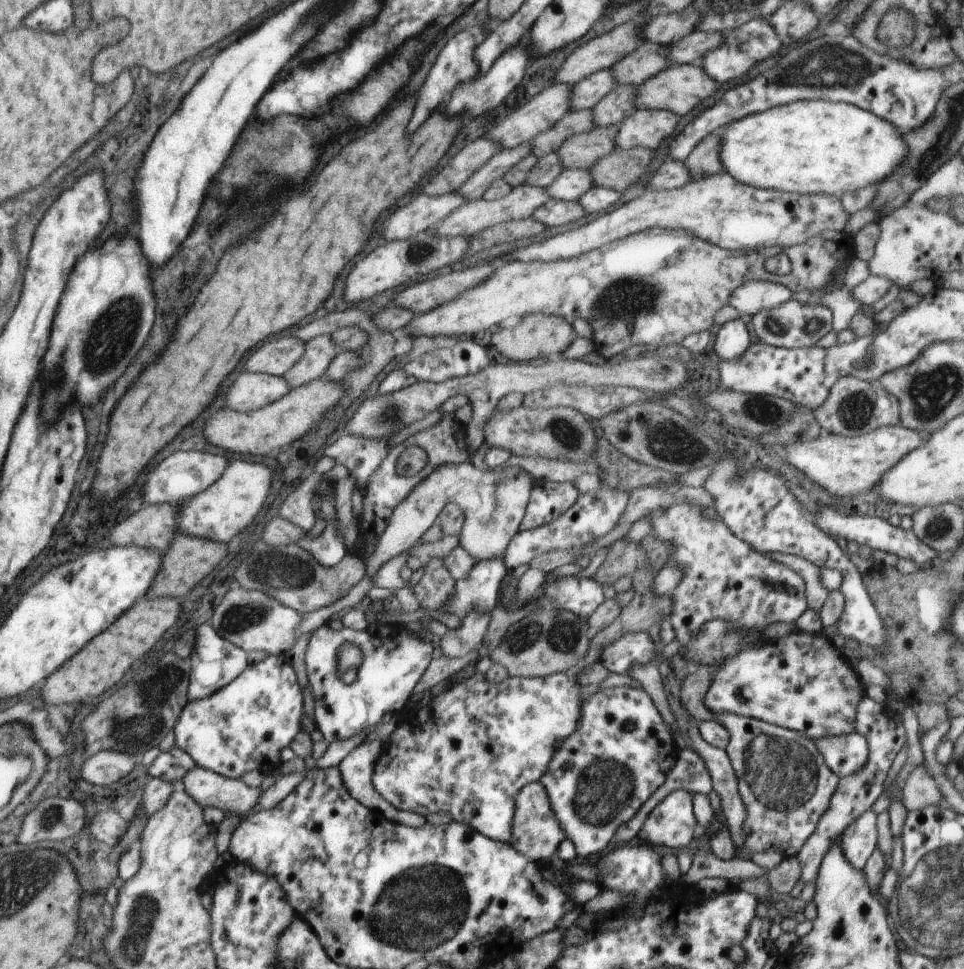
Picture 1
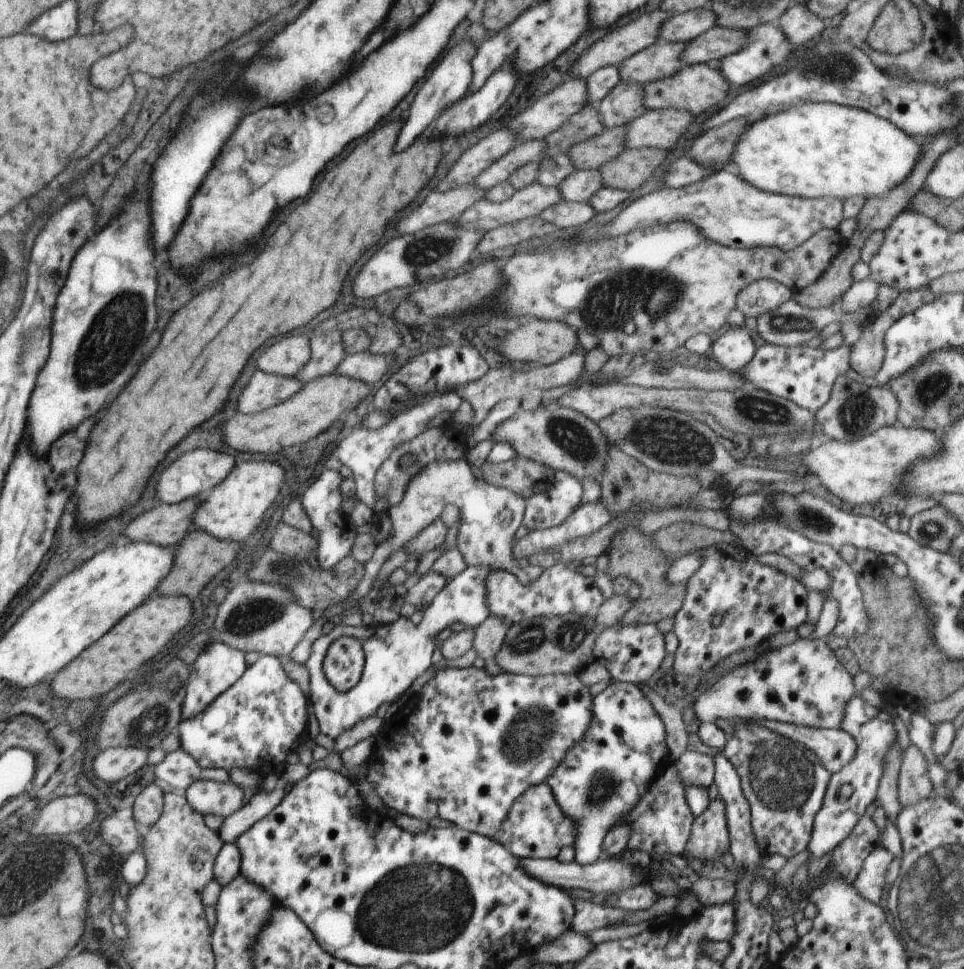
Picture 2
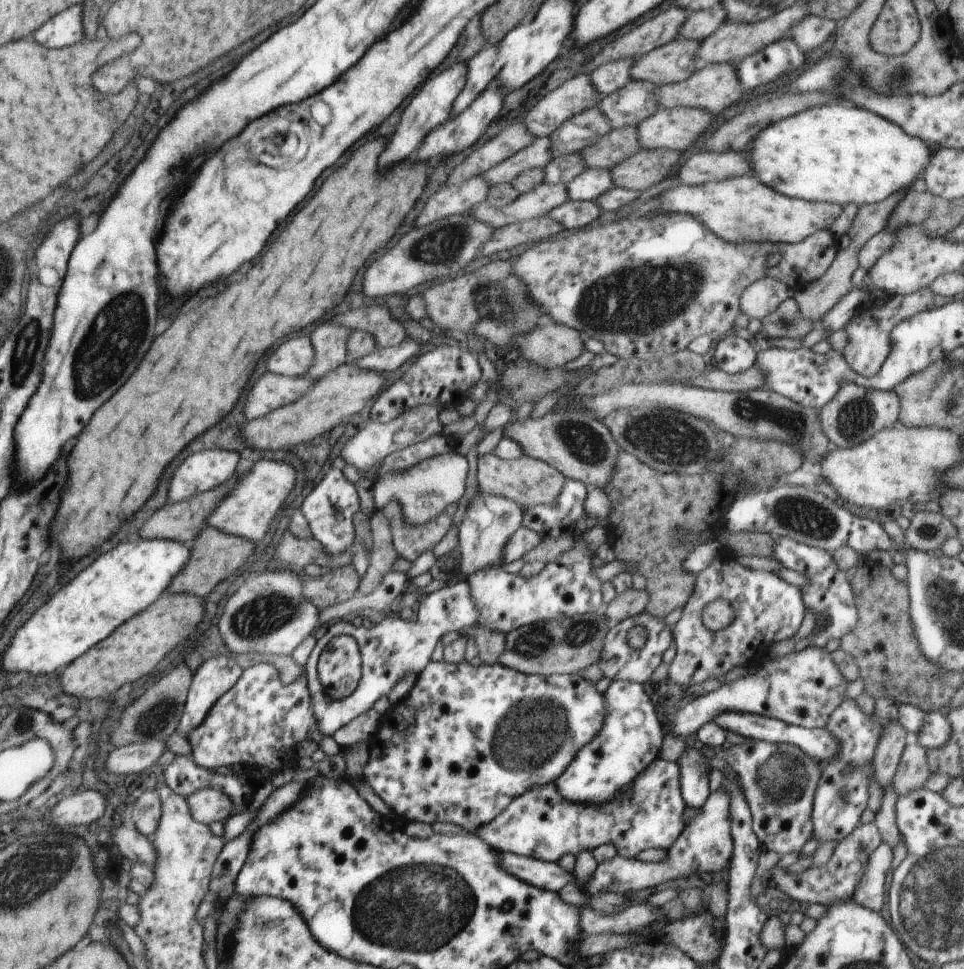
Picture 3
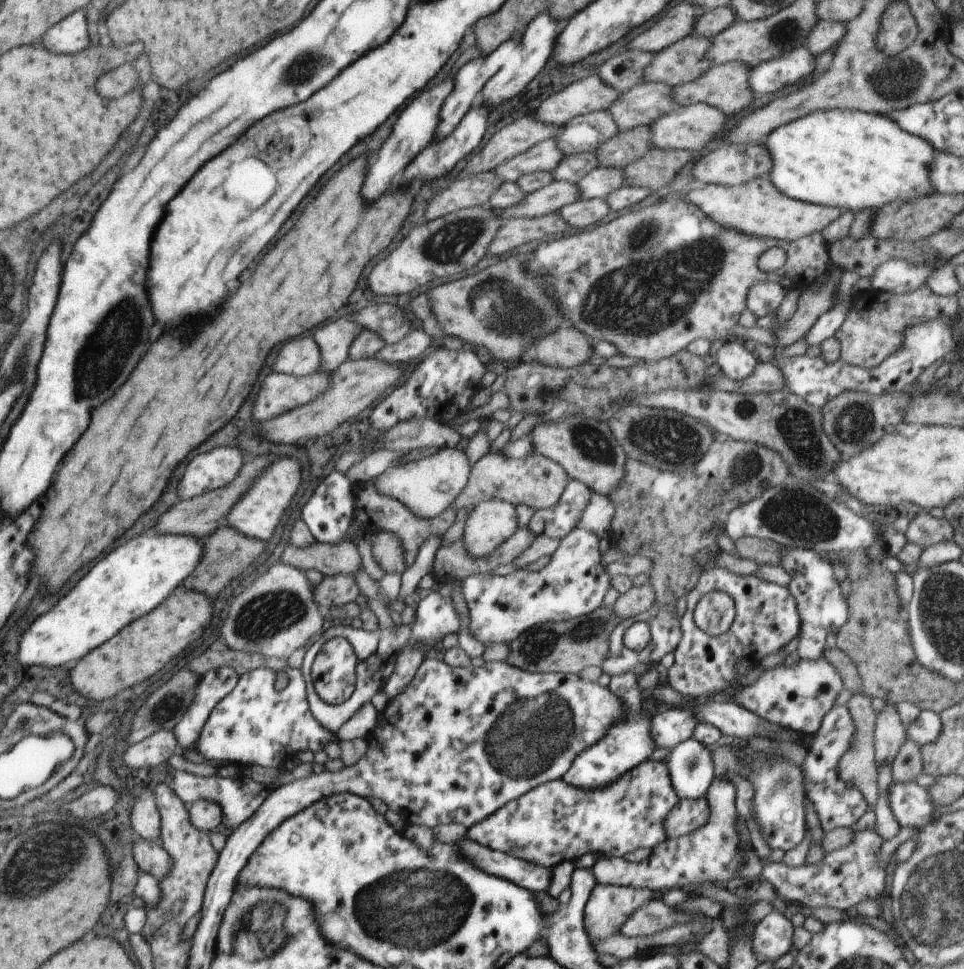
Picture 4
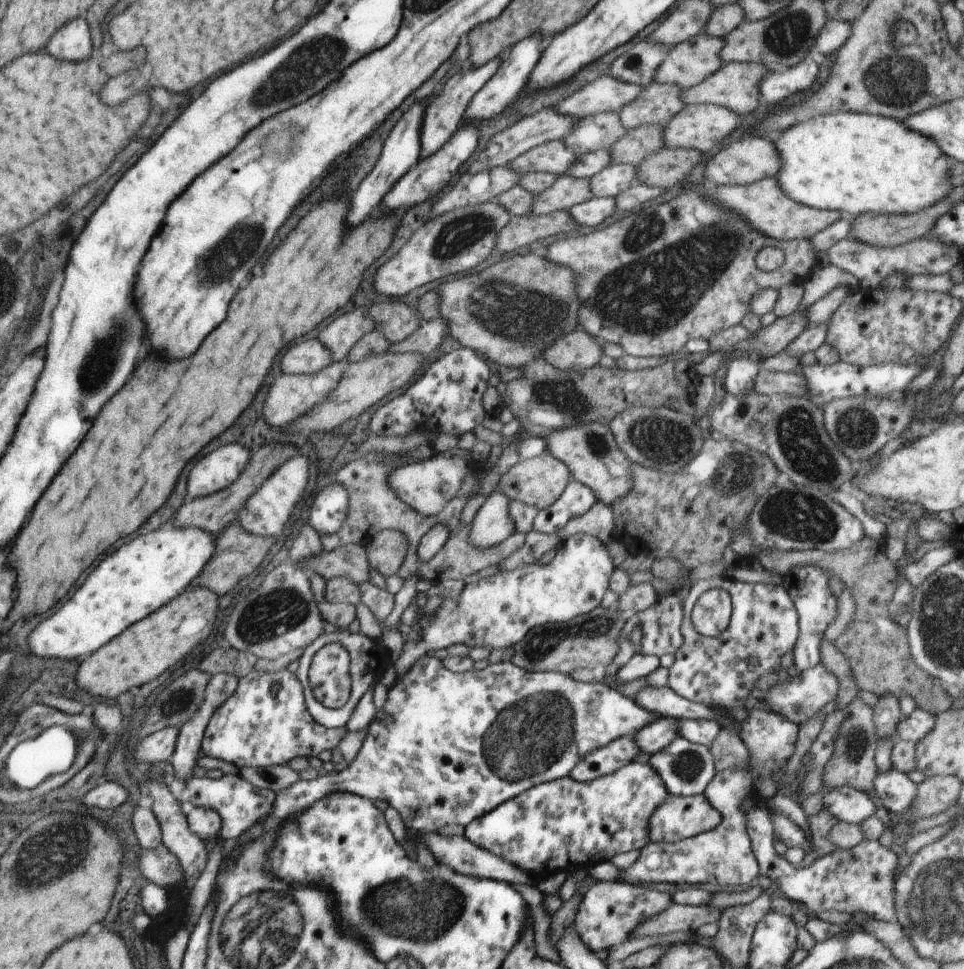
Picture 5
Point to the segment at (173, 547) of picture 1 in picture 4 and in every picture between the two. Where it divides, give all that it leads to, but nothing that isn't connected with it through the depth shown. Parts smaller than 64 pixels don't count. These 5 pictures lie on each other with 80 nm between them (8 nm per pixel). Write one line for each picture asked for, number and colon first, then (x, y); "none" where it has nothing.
2: (200, 556)
3: (215, 554)
4: (229, 552)

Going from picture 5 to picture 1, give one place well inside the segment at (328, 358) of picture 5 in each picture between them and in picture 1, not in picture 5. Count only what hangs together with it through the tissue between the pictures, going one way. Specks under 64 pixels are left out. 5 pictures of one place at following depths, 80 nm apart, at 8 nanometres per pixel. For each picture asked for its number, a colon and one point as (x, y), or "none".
1: (277, 357)
2: (287, 358)
3: (294, 357)
4: (301, 357)

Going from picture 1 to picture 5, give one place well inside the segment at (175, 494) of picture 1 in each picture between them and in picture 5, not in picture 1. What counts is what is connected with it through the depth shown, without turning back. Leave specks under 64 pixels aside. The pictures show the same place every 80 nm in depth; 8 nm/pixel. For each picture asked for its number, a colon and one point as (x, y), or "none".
2: (193, 475)
3: (199, 473)
4: (211, 471)
5: (214, 473)

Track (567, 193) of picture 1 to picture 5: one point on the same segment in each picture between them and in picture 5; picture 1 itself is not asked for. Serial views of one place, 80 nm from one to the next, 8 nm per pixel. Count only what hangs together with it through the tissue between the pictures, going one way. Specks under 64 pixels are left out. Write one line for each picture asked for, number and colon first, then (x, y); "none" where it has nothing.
2: (581, 185)
3: (587, 186)
4: (598, 183)
5: (614, 179)

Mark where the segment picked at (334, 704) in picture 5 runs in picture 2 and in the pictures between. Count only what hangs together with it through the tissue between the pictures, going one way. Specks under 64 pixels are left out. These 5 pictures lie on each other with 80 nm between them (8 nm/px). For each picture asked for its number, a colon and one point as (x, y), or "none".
2: (343, 664)
3: (338, 668)
4: (333, 672)

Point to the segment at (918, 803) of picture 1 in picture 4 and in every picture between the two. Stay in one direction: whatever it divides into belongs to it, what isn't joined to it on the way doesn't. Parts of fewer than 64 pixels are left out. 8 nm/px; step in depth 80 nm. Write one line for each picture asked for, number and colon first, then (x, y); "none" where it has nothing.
2: (913, 783)
3: (912, 771)
4: (907, 764)

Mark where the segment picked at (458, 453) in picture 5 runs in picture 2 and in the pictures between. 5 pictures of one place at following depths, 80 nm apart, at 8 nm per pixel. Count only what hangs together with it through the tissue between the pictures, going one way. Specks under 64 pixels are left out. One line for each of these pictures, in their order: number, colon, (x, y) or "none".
2: (490, 516)
3: (424, 490)
4: (427, 486)

